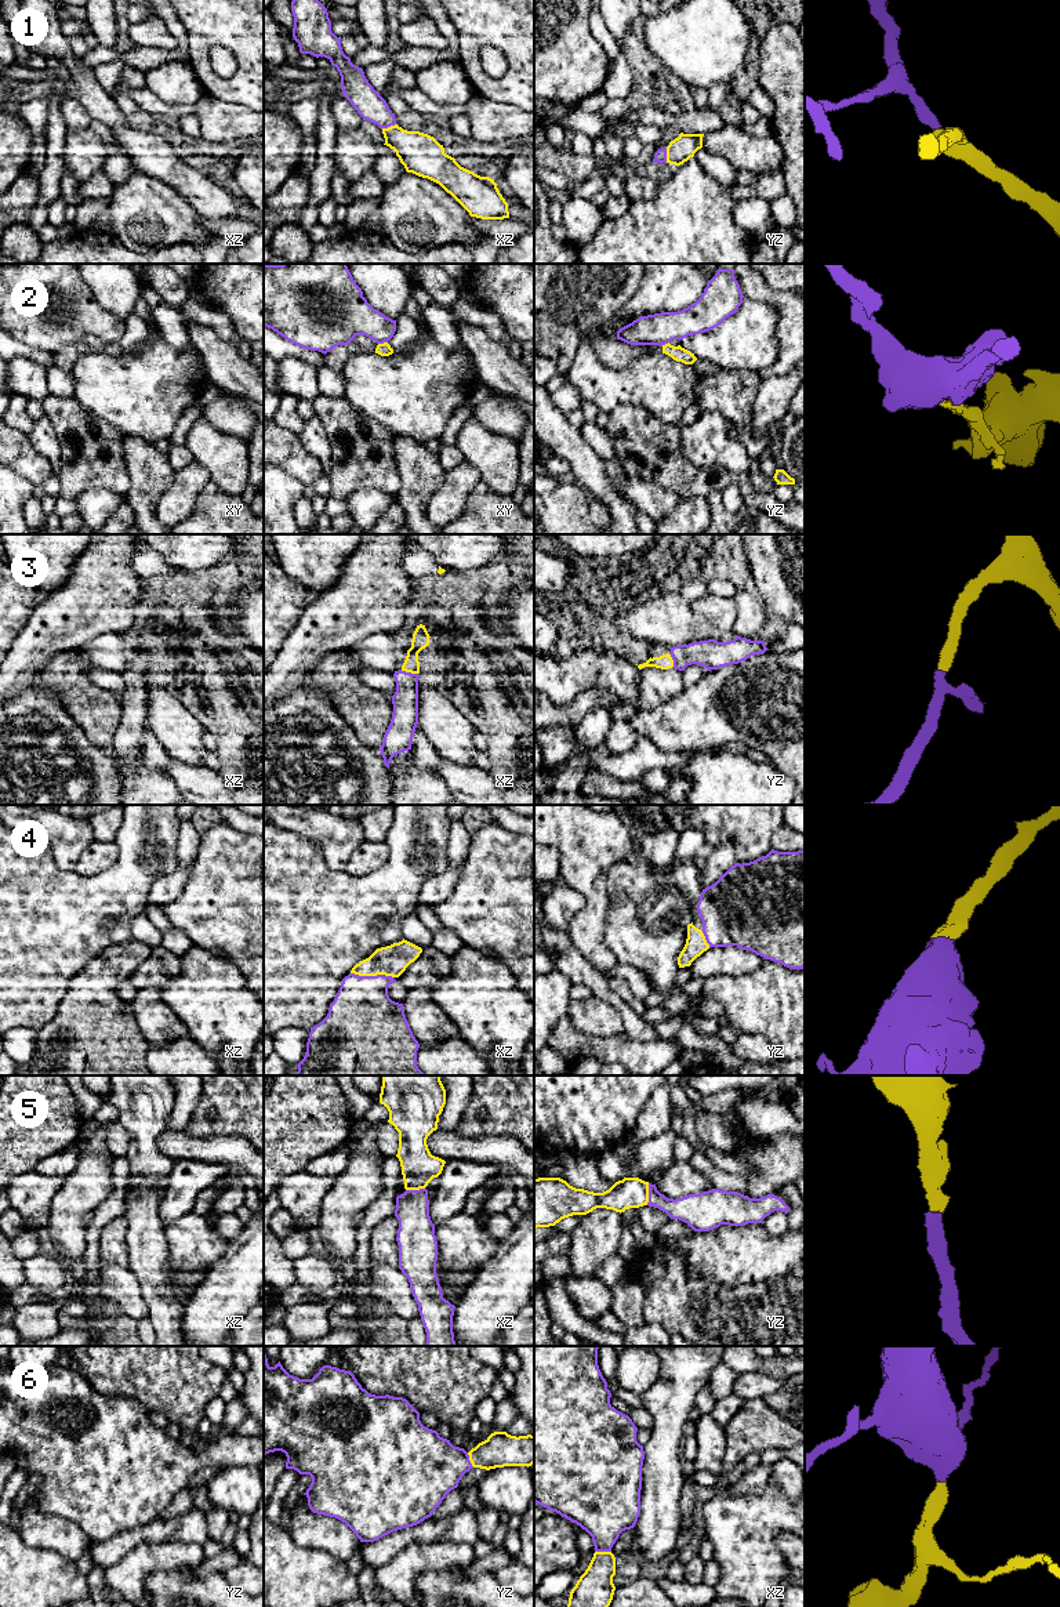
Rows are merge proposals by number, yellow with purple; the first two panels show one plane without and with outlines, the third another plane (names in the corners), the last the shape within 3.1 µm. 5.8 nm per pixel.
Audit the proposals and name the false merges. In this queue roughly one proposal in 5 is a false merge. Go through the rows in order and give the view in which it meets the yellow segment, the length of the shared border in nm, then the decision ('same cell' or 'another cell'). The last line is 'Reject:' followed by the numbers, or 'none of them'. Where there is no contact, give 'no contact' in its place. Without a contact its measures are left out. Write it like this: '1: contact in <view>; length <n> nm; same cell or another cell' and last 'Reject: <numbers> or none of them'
1: contact in yz; length 90 nm; same cell
2: contact in xy; length 60 nm; another cell
3: contact in xz; length 110 nm; same cell
4: contact in xz; length 190 nm; same cell
5: contact in yz; length 130 nm; same cell
6: contact in xz; length 100 nm; same cell
Reject: 2

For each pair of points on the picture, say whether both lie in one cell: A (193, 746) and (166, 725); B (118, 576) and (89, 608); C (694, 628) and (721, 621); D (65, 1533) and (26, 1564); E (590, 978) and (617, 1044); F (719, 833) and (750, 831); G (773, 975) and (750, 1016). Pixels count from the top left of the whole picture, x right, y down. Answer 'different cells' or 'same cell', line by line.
A: same cell
B: same cell
C: different cells
D: different cells
E: different cells
F: same cell
G: same cell

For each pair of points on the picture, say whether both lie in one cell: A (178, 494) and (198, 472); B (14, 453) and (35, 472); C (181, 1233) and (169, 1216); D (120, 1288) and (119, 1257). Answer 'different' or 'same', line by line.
A: same
B: same
C: different
D: different

